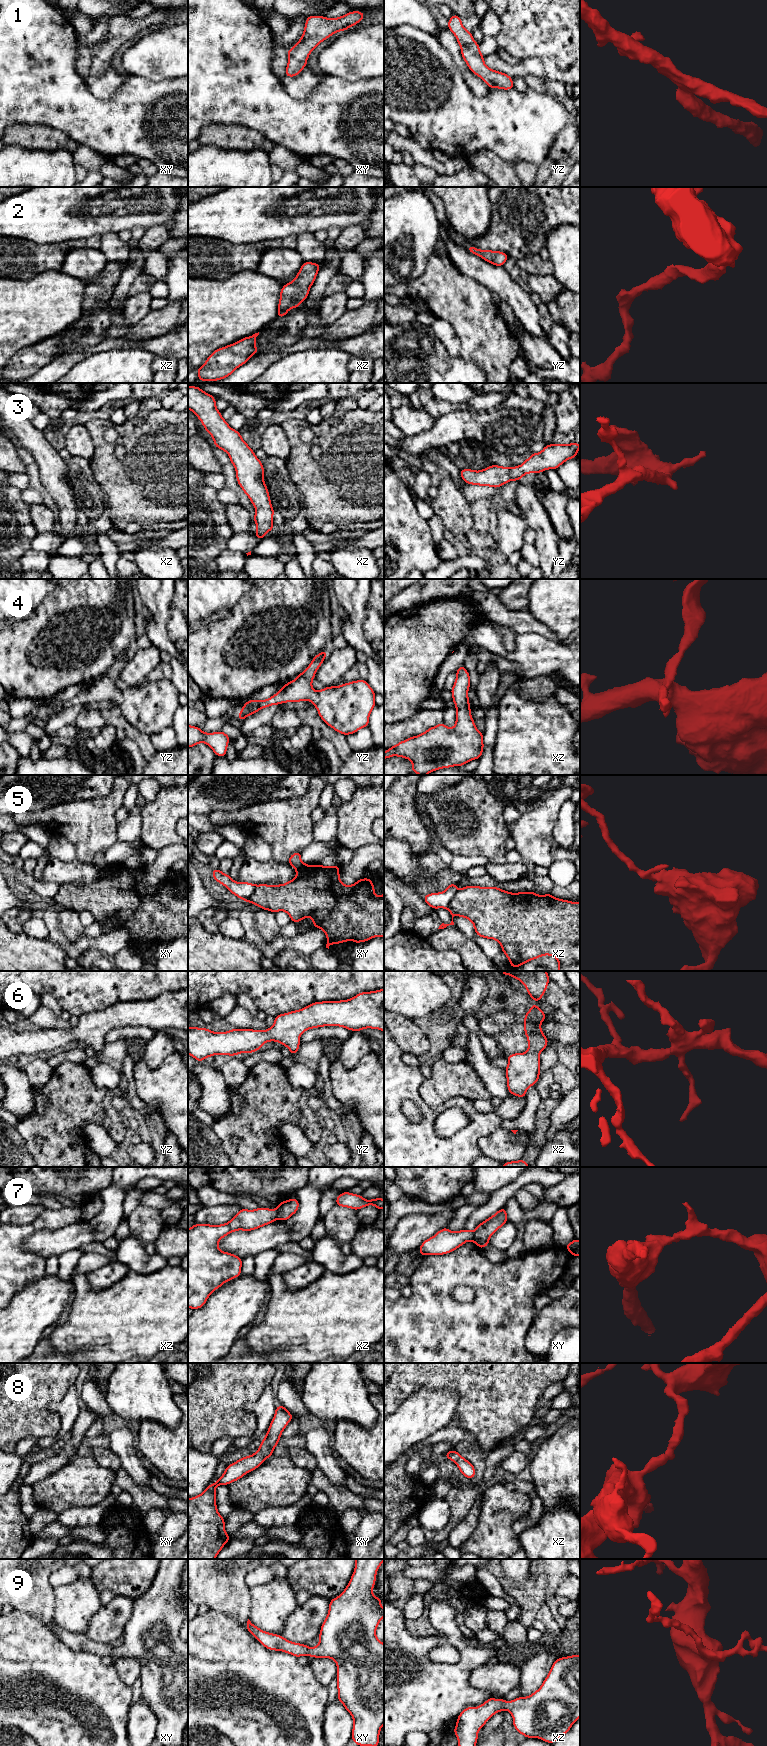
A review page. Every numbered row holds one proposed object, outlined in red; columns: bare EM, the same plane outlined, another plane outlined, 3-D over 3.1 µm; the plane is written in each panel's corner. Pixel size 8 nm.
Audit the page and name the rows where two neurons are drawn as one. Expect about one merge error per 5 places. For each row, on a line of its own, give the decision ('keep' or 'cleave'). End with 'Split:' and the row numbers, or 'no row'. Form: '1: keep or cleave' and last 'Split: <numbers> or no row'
1: keep
2: keep
3: keep
4: keep
5: cleave
6: keep
7: cleave
8: keep
9: keep
Split: 5, 7

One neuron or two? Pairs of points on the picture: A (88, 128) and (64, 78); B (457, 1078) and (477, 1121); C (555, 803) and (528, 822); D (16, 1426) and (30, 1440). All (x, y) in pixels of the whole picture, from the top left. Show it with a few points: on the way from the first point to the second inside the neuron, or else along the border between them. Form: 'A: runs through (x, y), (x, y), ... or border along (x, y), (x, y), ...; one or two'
A: runs through (82, 116), (64, 96), (64, 90); one
B: border along (471, 1099), (462, 1096), (452, 1096), (443, 1103); two
C: runs through (548, 810), (535, 822); one
D: border along (38, 1437), (25, 1435), (16, 1444), (14, 1452); two

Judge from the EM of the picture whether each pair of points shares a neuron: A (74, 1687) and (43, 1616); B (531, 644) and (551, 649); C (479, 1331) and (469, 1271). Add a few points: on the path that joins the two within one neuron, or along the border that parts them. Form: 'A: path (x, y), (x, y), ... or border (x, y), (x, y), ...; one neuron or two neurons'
A: border (28, 1614), (38, 1618), (49, 1629); two neurons
B: path (536, 649), (546, 649); one neuron
C: path (481, 1316), (481, 1286); one neuron

